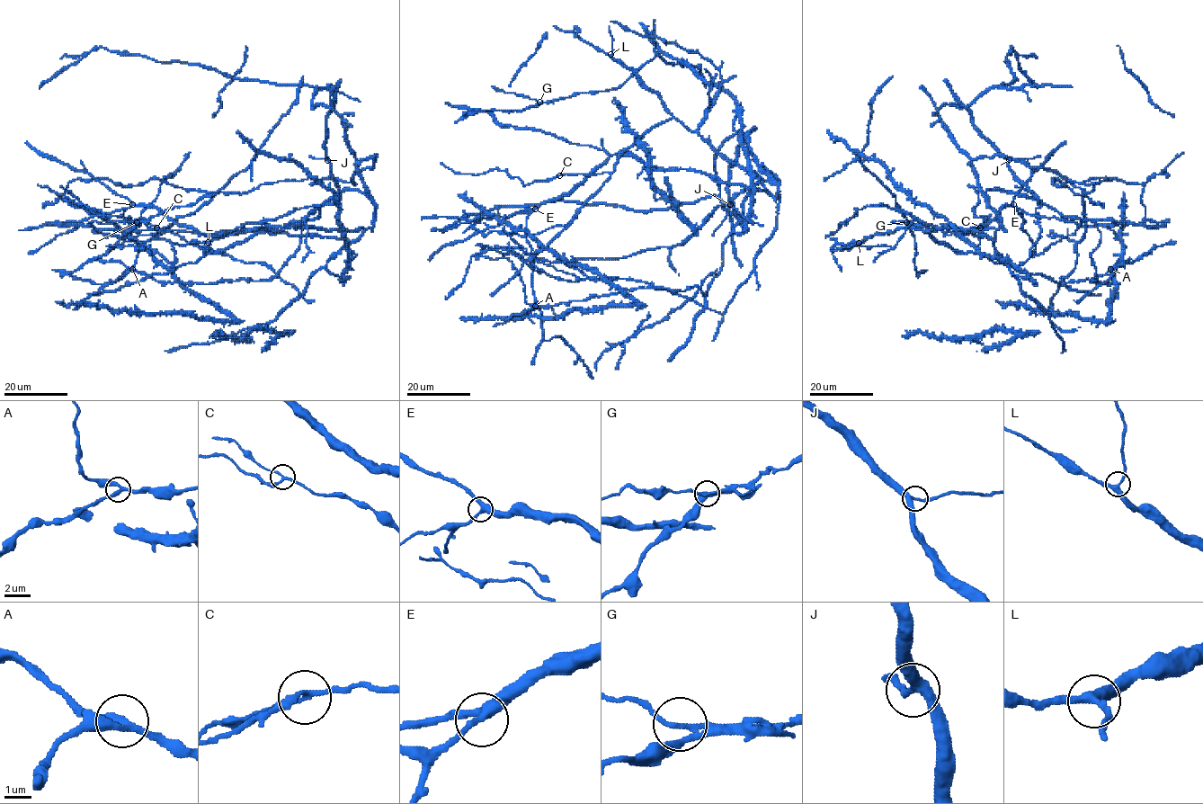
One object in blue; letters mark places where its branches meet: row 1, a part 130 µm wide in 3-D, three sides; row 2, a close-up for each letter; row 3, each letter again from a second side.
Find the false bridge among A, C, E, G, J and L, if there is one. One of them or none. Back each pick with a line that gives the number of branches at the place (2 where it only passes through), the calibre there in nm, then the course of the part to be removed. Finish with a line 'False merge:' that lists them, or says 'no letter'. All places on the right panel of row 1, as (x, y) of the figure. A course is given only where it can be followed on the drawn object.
G: Branches: 3. Thickness 190 nm. Course of the part to remove: (906, 222), (890, 222)
False merge: G

